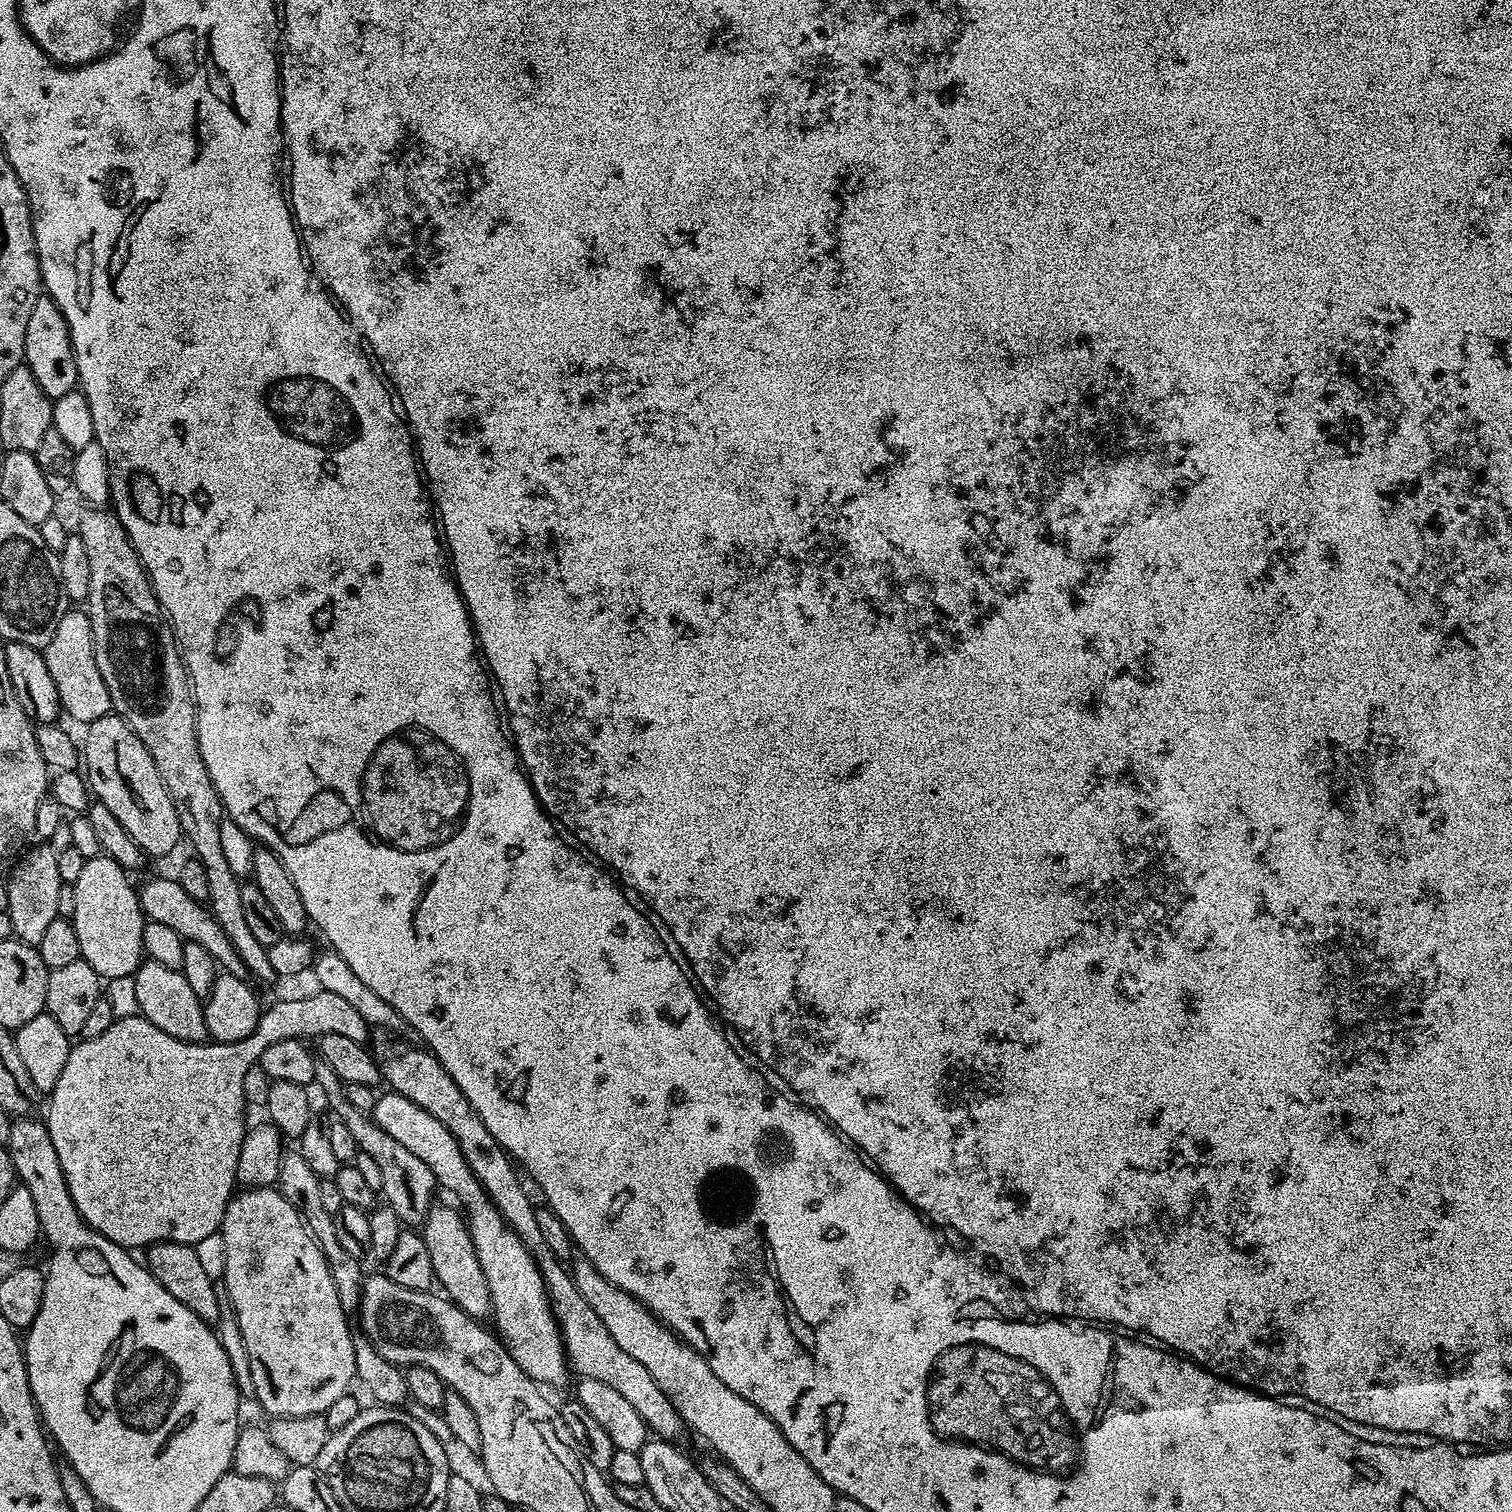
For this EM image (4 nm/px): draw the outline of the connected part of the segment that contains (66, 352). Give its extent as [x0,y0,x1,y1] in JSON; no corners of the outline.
[23,294,80,401]

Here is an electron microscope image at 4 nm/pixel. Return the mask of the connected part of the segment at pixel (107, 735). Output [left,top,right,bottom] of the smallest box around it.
[82,714,182,857]

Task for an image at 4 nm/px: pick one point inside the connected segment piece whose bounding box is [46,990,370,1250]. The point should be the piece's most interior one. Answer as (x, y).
(148, 1128)

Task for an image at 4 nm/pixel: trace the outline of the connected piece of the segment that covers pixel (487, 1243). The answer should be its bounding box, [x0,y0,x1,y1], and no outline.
[370,1090,570,1386]

